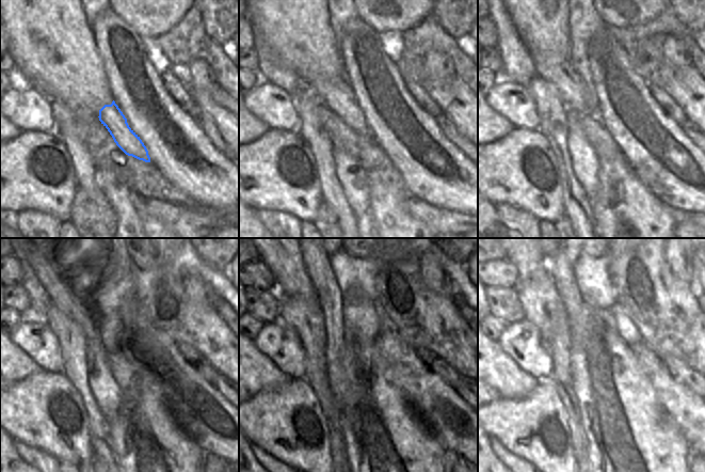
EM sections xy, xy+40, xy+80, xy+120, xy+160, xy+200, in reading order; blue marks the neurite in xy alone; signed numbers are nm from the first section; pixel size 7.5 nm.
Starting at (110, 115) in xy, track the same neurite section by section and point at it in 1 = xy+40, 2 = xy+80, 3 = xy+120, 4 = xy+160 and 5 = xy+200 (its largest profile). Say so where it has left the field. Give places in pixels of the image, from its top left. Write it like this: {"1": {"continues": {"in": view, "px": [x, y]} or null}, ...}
{"1": {"continues": {"in": "xy+40", "px": [336, 93]}}, "2": {"continues": {"in": "xy+80", "px": [517, 66]}}, "3": {"continues": {"in": "xy+120", "px": [46, 281]}}, "4": {"continues": {"in": "xy+160", "px": [285, 261]}}, "5": {"continues": {"in": "xy+200", "px": [528, 260]}}}

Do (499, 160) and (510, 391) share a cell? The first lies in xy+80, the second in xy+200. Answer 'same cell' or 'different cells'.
different cells

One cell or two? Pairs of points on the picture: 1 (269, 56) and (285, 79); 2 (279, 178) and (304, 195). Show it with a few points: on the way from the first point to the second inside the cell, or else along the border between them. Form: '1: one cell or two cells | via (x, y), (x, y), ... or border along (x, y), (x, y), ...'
1: one cell | via (269, 61), (279, 74)
2: one cell | via (286, 182), (298, 192)

